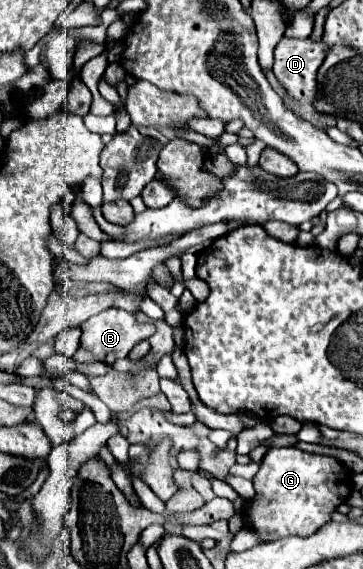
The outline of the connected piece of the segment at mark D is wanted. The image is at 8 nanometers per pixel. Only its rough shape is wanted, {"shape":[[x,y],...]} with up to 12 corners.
{"shape":[[282,39],[274,75],[284,85],[288,109],[316,127],[334,117],[314,107],[316,71],[326,45]]}

